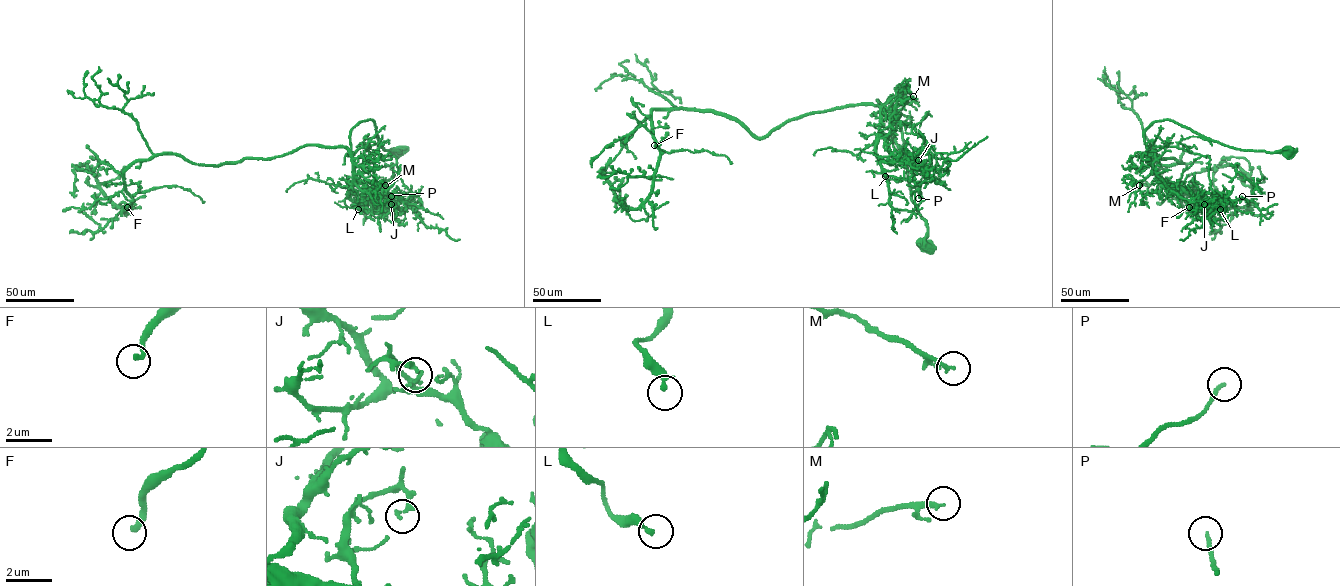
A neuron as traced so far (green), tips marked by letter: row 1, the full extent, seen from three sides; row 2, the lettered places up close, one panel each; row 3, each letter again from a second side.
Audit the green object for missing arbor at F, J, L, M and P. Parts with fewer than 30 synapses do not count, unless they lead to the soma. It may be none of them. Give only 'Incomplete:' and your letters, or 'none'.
Incomplete: F

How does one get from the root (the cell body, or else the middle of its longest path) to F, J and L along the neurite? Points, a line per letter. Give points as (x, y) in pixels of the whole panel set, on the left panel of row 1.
F: (397, 152), (367, 120), (350, 150), (304, 145), (217, 165), (156, 154), (124, 171), (127, 207)
J: (397, 152), (382, 147), (371, 120), (351, 131), (348, 196), (362, 208), (391, 204)
L: (397, 152), (382, 147), (371, 120), (360, 121), (352, 129), (353, 183), (348, 195), (358, 203), (358, 209)

